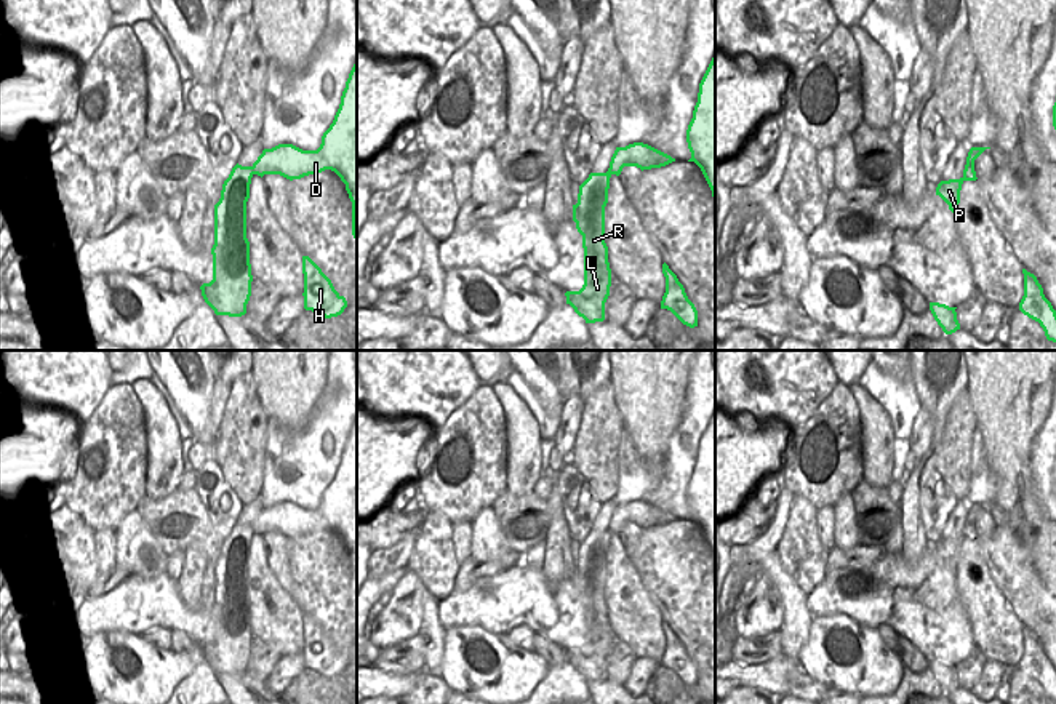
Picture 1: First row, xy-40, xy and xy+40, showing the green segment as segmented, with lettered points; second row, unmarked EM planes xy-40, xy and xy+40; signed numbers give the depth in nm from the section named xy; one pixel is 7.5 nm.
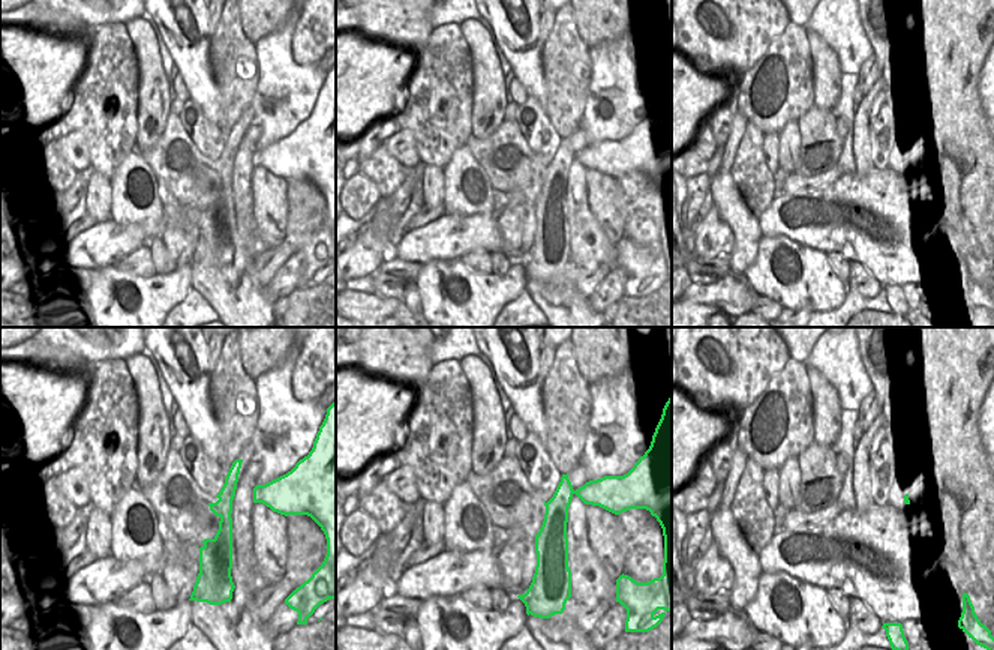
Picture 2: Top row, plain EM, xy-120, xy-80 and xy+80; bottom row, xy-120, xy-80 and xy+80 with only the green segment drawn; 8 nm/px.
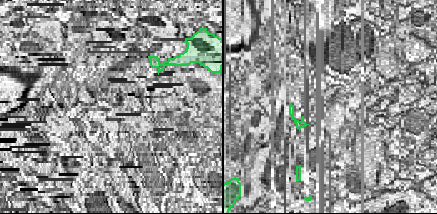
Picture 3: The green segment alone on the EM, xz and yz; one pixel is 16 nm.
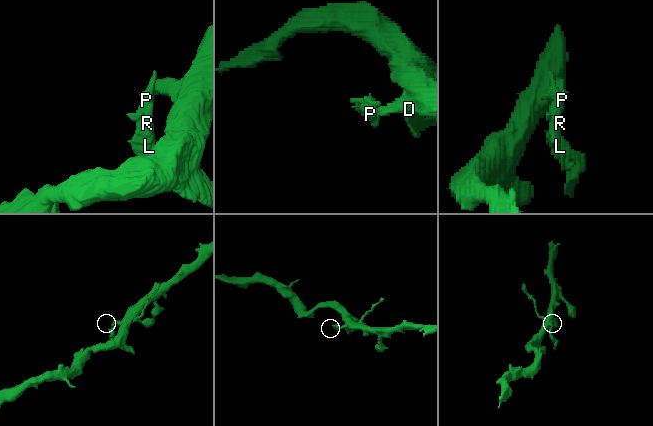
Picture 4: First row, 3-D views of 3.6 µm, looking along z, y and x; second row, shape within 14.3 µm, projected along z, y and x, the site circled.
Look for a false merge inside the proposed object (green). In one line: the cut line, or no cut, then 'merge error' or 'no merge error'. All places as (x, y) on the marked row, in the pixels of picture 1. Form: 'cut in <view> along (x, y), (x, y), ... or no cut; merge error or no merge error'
cut in xy-40 along (250, 167), (253, 173); merge error

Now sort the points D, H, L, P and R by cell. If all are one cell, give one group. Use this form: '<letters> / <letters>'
D H / L P R

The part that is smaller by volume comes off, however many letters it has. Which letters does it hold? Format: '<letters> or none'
L, P, R

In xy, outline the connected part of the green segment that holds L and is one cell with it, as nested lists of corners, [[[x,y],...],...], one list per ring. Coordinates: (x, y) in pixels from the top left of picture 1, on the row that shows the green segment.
[[[590,173],[579,186],[578,203],[573,205],[573,221],[582,235],[584,285],[579,291],[566,291],[566,304],[586,320],[605,320],[605,302],[610,296],[611,269],[605,243],[605,206],[608,203],[611,174]]]

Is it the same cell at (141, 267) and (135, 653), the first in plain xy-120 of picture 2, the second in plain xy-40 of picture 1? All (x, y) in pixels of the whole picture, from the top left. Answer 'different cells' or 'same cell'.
different cells

